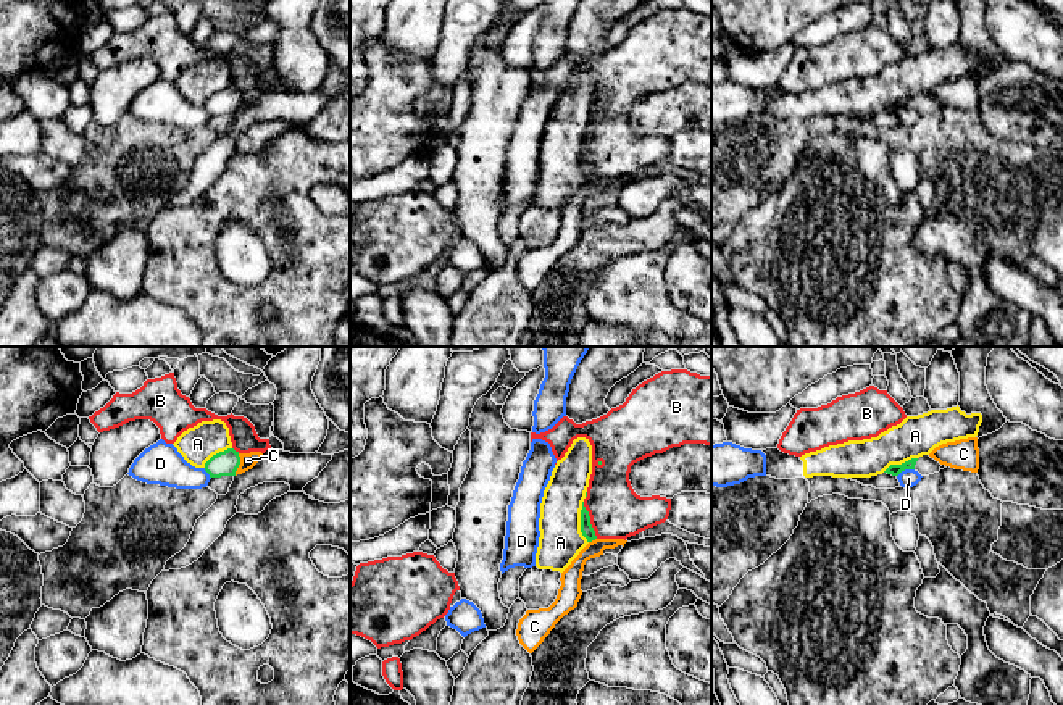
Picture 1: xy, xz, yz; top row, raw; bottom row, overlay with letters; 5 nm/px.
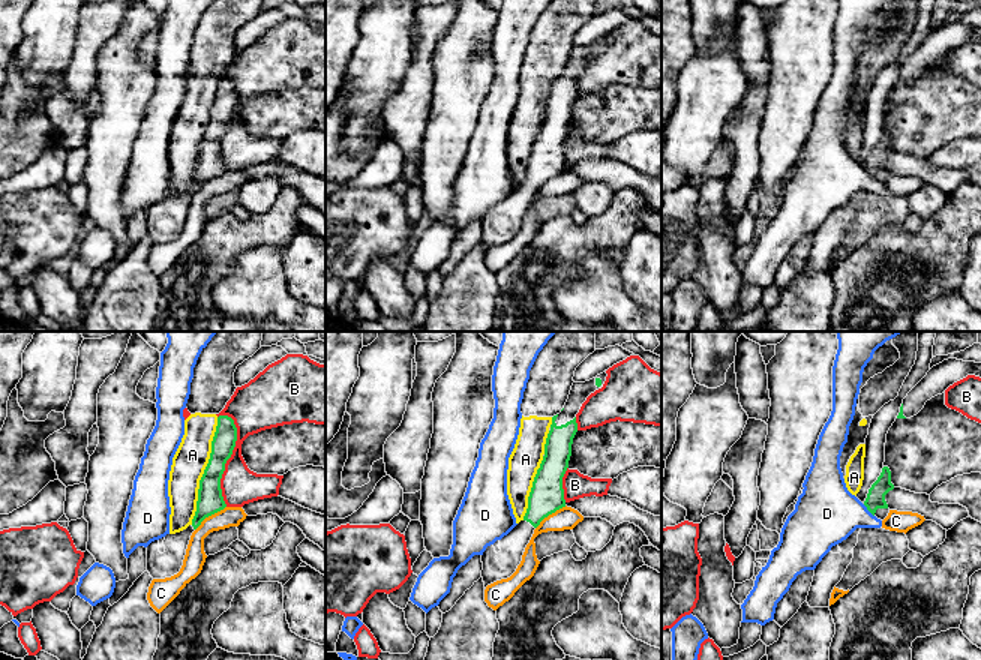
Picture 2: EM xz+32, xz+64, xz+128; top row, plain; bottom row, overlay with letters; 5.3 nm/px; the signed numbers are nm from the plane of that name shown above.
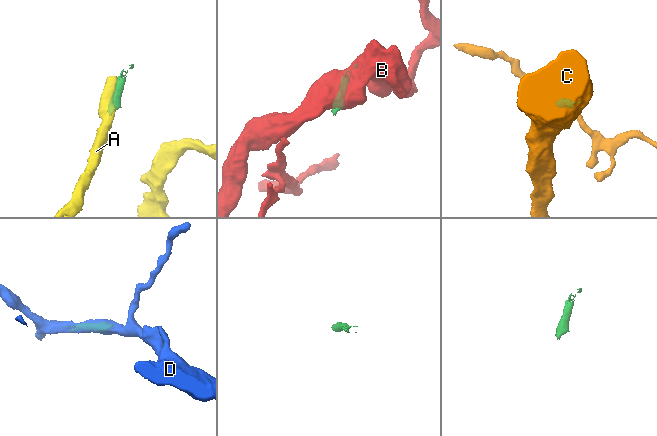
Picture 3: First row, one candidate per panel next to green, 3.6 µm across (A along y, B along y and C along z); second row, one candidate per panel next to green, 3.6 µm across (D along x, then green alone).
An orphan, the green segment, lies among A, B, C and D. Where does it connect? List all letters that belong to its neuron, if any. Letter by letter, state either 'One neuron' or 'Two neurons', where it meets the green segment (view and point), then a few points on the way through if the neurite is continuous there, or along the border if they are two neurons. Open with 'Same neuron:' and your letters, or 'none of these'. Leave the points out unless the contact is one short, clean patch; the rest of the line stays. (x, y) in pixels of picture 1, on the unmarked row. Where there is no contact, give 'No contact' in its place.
Same neuron: none of these
A: Two neurons. Touches green at xz (581, 160)
B: Two neurons. Touches green at xz (589, 158)
C: Two neurons. Touches green at xy (239, 102). Boundary: xy (239, 92), (239, 105), (234, 113)
D: Two neurons. Touches green at yz (905, 107). Boundary: yz (913, 107), (905, 107), (897, 115)

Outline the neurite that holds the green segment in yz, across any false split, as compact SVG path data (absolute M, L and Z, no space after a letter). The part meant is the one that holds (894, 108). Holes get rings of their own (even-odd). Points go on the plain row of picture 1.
M923 94L919 97L911 97L902 103L890 103L884 111L892 113L892 115L898 115L905 108L915 108L921 115L929 115L934 111L939 111L944 106L947 106L947 105L940 103L939 100L931 97L929 94Z

